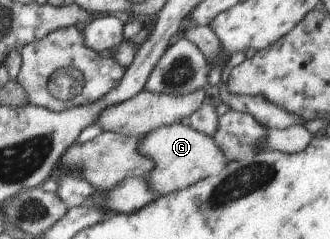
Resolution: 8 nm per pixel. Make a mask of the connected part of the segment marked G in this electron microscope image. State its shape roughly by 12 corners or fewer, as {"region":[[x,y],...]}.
{"region":[[186,121],[143,135],[155,199],[217,174],[229,162]]}

